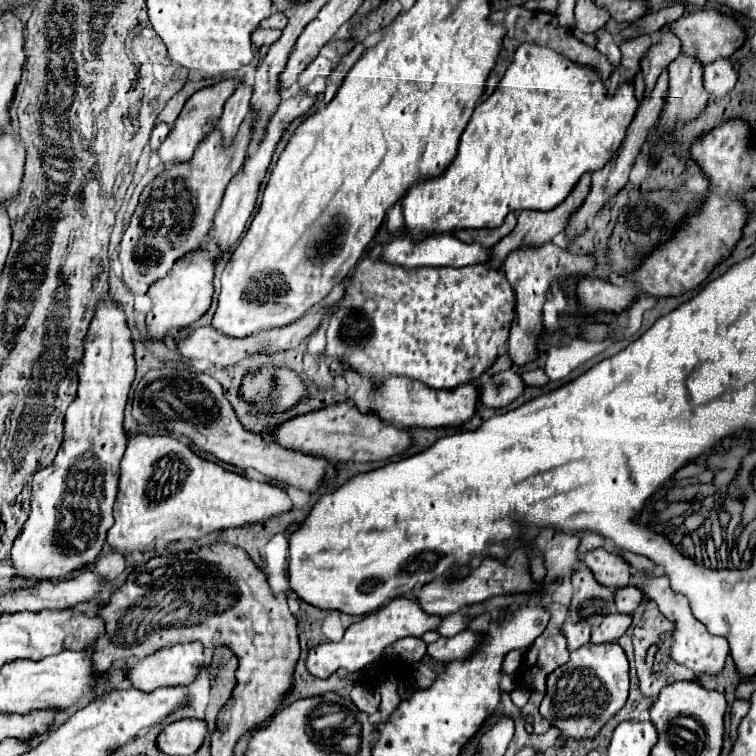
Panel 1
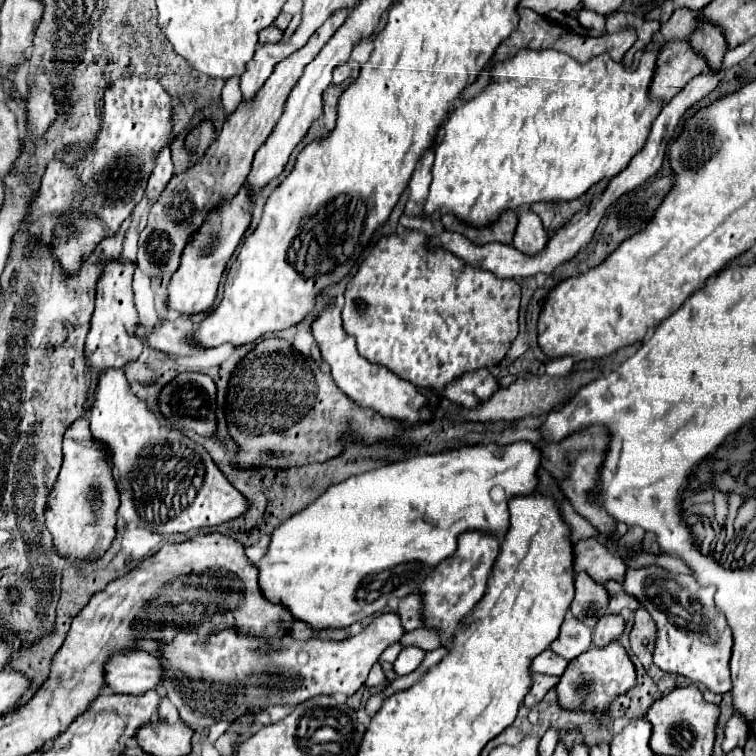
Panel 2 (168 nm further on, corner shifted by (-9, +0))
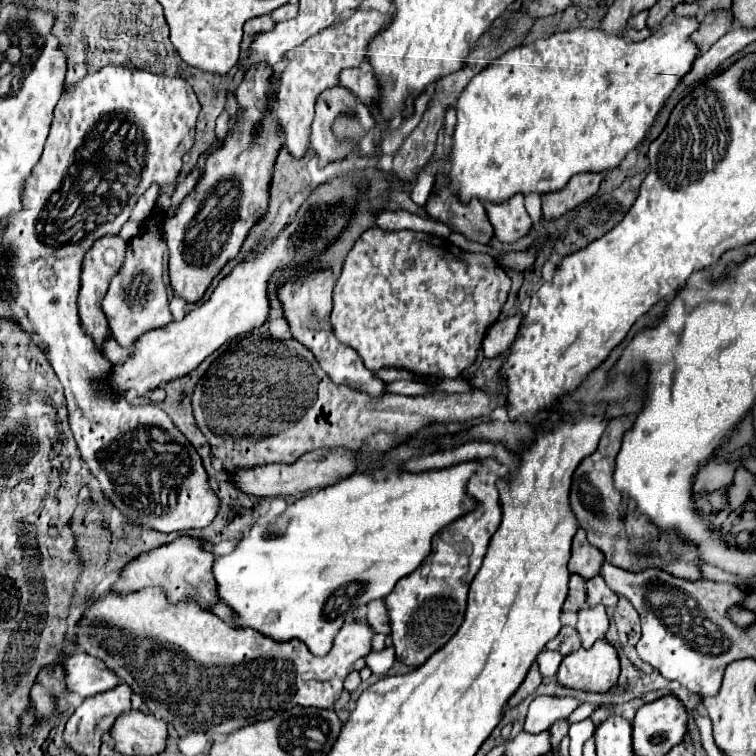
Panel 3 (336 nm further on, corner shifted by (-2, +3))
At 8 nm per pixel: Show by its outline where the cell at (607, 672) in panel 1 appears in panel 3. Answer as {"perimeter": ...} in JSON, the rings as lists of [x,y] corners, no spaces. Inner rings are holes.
{"perimeter":[[[600,638],[592,648],[578,648],[568,654],[556,674],[558,684],[564,688],[584,692],[608,692],[620,674],[620,662],[614,646]]]}

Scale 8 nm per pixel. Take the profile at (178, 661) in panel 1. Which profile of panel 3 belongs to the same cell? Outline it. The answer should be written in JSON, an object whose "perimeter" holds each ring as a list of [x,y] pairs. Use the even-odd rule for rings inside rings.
{"perimeter":[[[74,652],[66,660],[66,684],[70,692],[90,698],[100,692],[108,692],[120,684],[120,676],[112,672],[104,660],[98,660],[86,652]]]}

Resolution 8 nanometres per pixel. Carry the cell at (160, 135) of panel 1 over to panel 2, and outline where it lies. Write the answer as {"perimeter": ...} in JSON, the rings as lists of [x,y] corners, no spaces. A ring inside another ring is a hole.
{"perimeter":[[[163,149],[157,157],[157,165],[155,165],[155,171],[149,179],[149,185],[147,185],[147,199],[151,201],[157,201],[159,195],[163,193],[163,189],[167,187],[169,179],[174,175],[174,164],[171,161],[171,151],[169,149]]]}

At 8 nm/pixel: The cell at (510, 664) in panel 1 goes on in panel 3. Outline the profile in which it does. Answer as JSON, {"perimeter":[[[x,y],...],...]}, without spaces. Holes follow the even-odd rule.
{"perimeter":[[[544,650],[538,654],[538,666],[540,666],[540,672],[544,678],[550,678],[558,672],[558,666],[562,662],[562,656],[560,652],[550,652],[550,650]]]}

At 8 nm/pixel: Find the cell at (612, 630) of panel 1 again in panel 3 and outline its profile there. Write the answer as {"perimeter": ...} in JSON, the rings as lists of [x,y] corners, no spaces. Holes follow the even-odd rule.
{"perimeter":[[[586,606],[578,612],[578,634],[584,648],[590,648],[598,638],[604,638],[608,626],[610,620],[604,606]]]}

